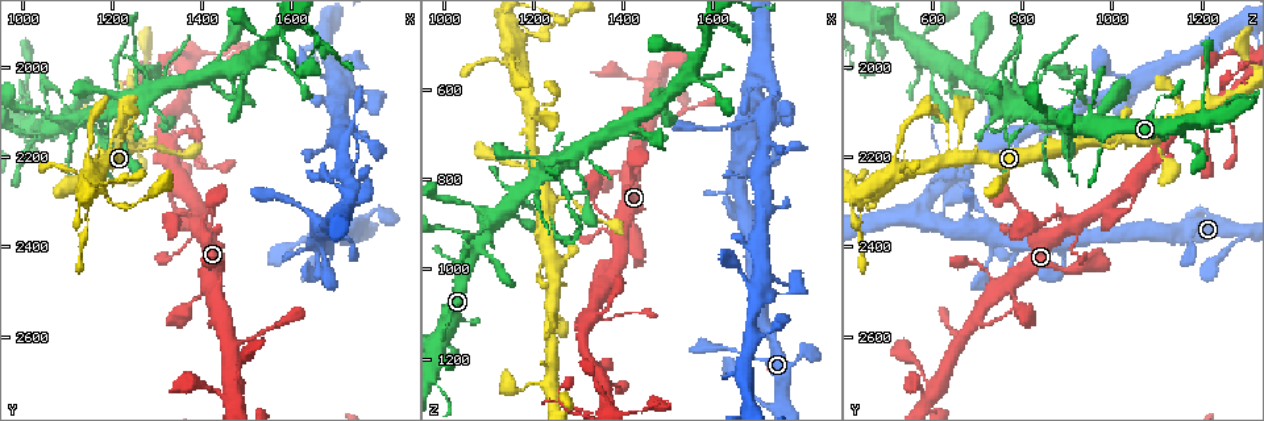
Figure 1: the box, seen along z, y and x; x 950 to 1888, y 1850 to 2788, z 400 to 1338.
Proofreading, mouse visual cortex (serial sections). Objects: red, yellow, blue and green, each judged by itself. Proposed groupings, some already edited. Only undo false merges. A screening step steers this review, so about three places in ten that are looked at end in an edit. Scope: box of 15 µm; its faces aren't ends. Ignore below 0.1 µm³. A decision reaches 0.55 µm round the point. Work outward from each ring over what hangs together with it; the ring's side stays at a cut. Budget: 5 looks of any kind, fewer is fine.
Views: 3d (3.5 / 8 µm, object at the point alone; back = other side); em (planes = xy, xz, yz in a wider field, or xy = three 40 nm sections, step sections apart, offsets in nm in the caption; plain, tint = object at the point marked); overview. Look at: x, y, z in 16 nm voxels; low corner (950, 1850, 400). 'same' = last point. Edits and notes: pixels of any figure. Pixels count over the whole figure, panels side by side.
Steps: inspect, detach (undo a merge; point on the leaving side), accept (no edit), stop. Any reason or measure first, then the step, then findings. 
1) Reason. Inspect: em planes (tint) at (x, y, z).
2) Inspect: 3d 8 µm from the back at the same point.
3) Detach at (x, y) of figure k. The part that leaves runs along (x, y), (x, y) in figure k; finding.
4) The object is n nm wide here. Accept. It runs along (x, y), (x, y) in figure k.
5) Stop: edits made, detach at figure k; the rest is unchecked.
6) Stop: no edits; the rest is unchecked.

Four-way junction. Inspect: 3d 3.5 µm at (1080, 2120, 960).

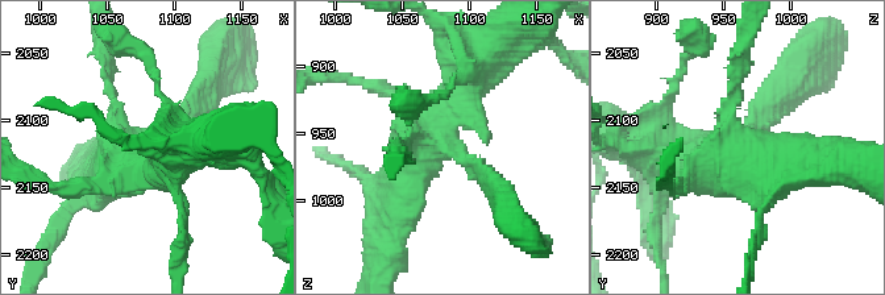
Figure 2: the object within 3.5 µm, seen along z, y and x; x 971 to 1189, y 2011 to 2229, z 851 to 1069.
Shape alone is not enough. Inspect: em xy step 5 (tint) at (1080, 2120, 958).

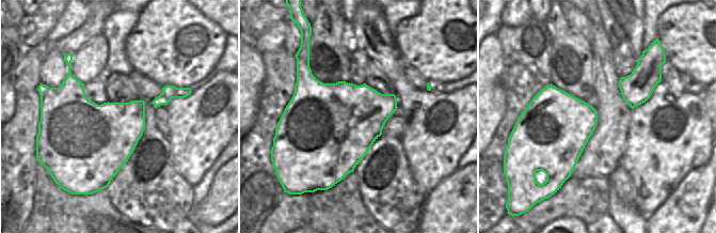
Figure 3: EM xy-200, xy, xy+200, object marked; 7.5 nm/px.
Inspect: em xy step 2 (tint) at the same point.

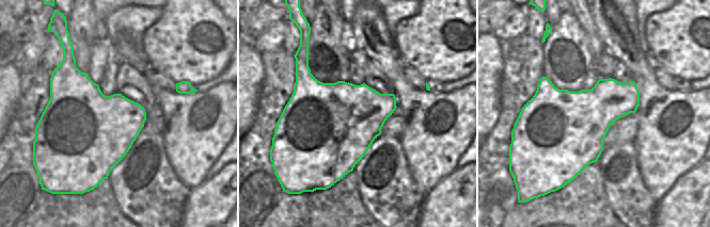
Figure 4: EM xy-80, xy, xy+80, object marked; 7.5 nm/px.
The object is 700 nm wide here. Accept. It runs along (390, 227), (410, 152), (472, 74) in figure 2; continuous, no second cell.

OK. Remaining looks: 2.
Abrupt turn. Inspect: 3d 8 µm at (1280, 2010, 855).

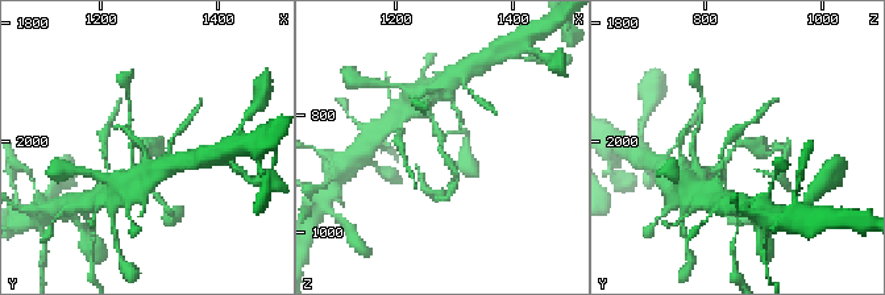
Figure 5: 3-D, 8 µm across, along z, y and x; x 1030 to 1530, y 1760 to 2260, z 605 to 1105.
Inspect: 3d 3.5 µm at (1280, 2010, 855).

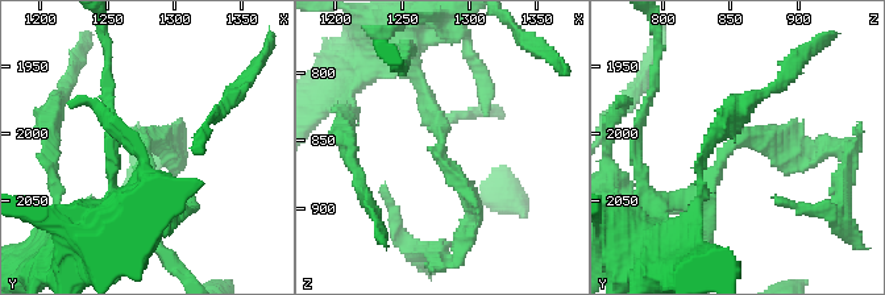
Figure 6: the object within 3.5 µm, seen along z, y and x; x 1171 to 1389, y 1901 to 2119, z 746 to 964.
Accept. It runs along (420, 88), (473, 212) in figure 6; one cell here.

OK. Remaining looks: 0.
Stop: no edits; the rest is unchecked.

